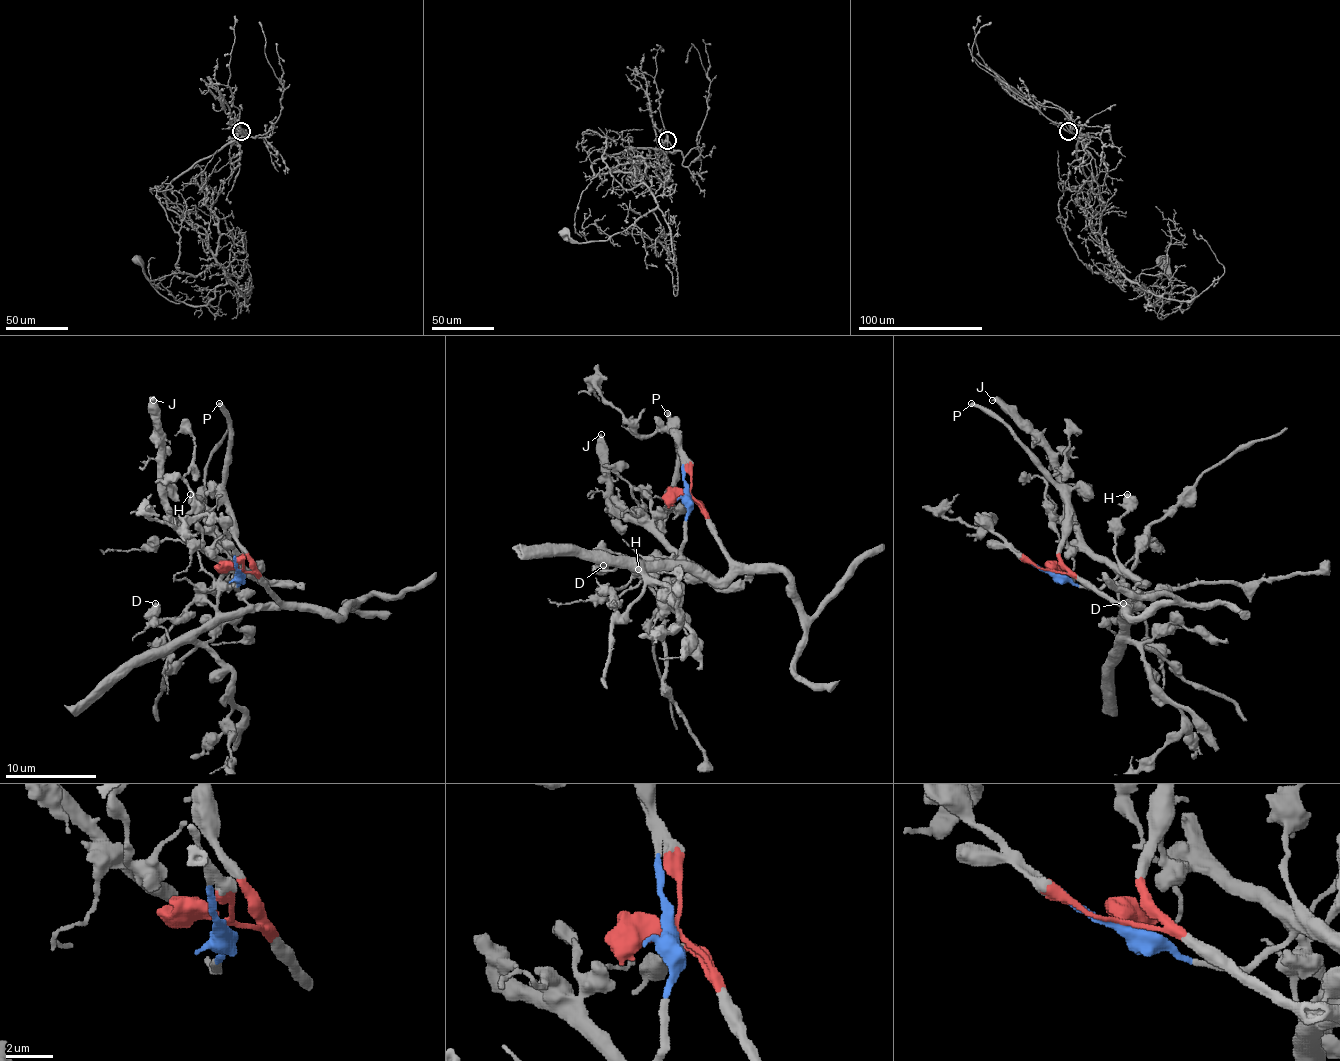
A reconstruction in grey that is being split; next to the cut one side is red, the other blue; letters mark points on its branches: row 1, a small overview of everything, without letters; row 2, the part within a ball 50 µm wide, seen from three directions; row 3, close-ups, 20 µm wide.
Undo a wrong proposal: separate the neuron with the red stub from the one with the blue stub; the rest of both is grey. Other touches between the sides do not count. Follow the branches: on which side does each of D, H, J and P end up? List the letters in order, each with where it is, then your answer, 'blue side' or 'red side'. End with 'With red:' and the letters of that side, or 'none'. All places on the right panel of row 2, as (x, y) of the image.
D: (1123, 603) | red side
H: (1127, 494) | blue side
J: (992, 400) | blue side
P: (971, 403) | red side
With red: D, P

